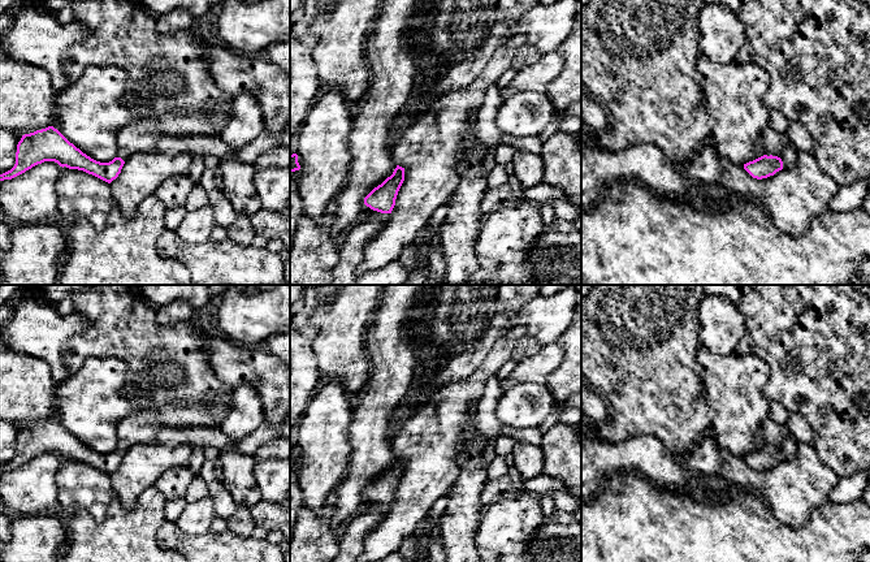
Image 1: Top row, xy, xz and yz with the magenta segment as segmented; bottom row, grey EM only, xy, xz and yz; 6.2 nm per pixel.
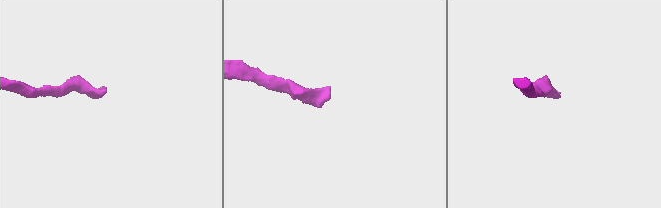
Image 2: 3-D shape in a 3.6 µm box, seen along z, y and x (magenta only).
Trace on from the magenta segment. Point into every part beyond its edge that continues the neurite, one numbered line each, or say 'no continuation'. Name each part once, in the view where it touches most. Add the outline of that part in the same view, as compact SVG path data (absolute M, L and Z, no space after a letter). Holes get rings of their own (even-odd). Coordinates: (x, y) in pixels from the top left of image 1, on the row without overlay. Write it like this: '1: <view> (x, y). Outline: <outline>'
1: yz (777, 435). Outline: M769 419L762 424L762 433L765 436L765 446L780 449L783 453L783 461L793 458L798 451L800 444L785 424Z

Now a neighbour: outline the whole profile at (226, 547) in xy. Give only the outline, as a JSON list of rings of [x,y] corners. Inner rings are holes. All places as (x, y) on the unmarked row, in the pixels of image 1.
[[[174,522],[157,531],[160,548],[181,553],[189,562],[283,562],[285,553],[267,539],[242,537],[229,529],[221,533],[186,535]]]

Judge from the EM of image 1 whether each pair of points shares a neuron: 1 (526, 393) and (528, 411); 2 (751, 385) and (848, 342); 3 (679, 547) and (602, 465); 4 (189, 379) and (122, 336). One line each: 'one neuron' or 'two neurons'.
1: one neuron
2: two neurons
3: two neurons
4: one neuron

